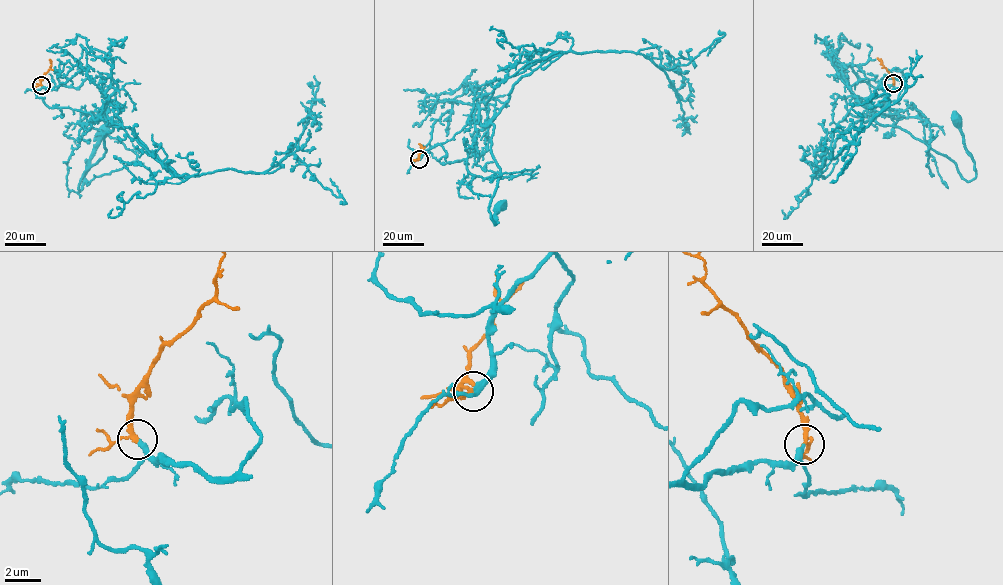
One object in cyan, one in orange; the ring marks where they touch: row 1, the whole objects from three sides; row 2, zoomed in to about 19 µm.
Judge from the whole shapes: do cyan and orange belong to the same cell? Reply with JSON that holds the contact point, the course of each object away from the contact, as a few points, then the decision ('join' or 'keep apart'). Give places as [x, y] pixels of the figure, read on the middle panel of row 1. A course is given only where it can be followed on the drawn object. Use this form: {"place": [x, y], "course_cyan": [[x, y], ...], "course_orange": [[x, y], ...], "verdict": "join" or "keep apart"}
{"place": [419, 159], "course_cyan": [[419, 159], [450, 101], [475, 104], [479, 123], [493, 125], [494, 225], [500, 205]], "course_orange": [[419, 159], [422, 149], [418, 144]], "verdict": "join"}

